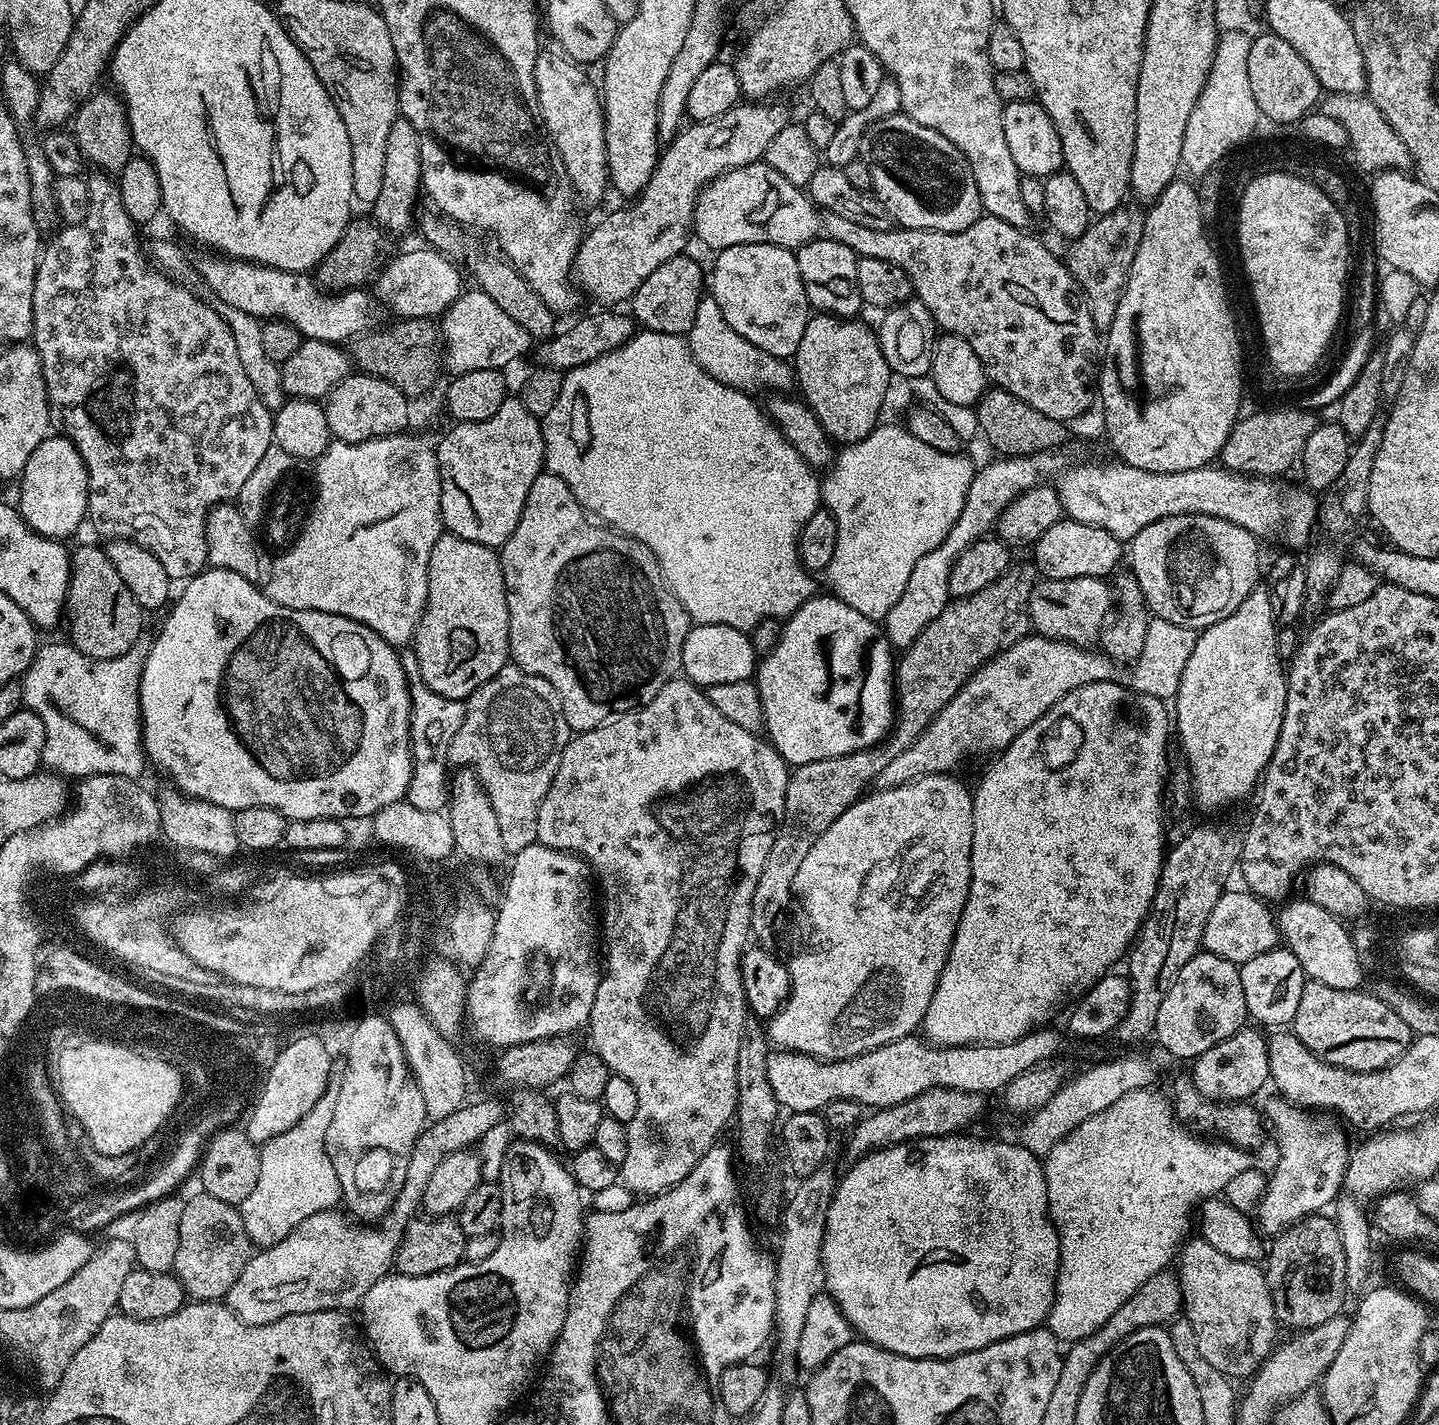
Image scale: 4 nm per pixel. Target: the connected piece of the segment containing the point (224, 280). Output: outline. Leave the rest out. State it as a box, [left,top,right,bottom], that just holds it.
[196,259,382,344]

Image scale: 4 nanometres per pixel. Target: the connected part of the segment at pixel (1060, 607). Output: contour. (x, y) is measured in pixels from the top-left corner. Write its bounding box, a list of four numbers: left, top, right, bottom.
[1028,576,1114,646]

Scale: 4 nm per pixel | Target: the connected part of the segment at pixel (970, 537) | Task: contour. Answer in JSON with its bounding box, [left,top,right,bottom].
[882,450,1066,650]

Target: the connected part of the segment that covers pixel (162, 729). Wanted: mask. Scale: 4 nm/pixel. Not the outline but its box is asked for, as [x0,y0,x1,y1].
[140,566,412,822]

